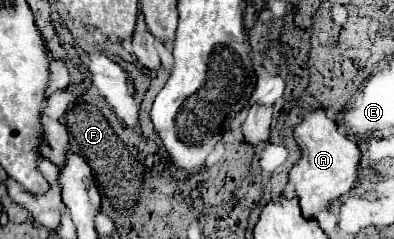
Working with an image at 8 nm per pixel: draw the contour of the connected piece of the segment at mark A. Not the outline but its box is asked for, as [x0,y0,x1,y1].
[289,107,361,217]

